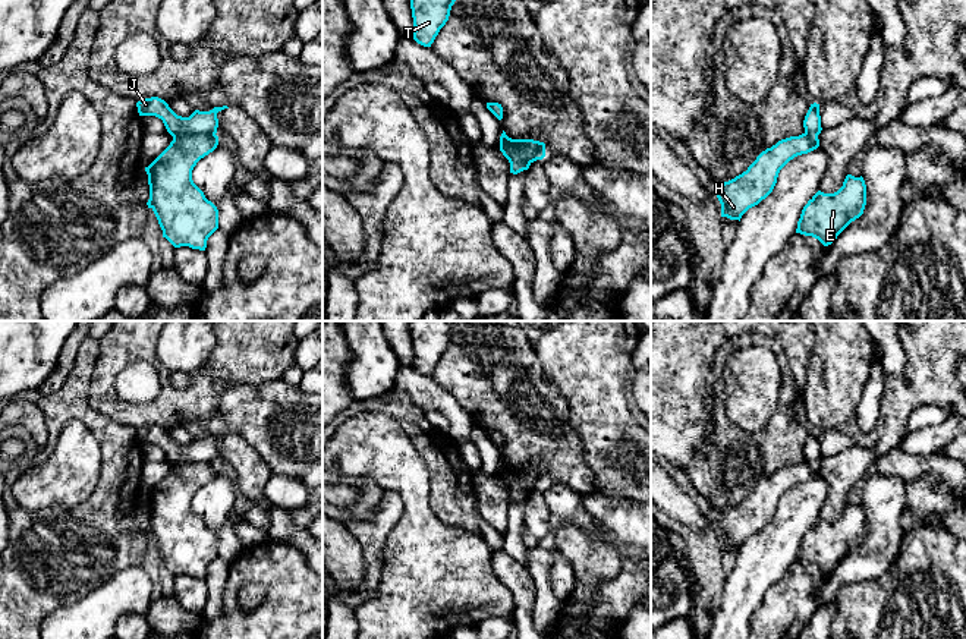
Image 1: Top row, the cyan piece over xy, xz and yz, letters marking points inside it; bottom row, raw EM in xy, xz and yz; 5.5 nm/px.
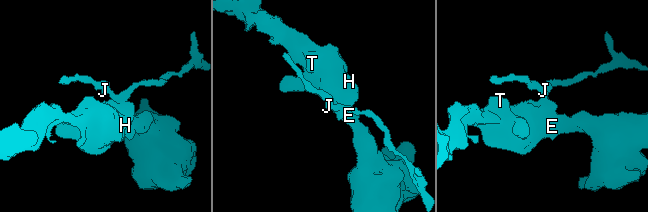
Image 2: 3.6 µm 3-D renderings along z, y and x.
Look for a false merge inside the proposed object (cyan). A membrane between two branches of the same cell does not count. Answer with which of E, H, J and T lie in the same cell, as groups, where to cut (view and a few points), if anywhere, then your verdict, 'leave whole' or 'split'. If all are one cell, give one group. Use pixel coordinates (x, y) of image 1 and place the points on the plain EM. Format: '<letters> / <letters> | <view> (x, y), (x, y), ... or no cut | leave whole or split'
E H T / J | xy (214, 462), (179, 462), (173, 465) | split

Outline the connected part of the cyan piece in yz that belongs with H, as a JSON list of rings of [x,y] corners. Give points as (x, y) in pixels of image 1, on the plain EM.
[[[802,462],[778,469],[762,479],[746,500],[721,511],[717,526],[721,545],[739,548],[752,535],[765,528],[774,517],[780,498],[794,485],[819,475],[818,465]]]

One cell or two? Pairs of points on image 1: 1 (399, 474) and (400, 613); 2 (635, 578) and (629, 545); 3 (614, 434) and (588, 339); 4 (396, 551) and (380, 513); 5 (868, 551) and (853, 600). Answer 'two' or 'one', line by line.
1: one
2: two
3: one
4: two
5: two

